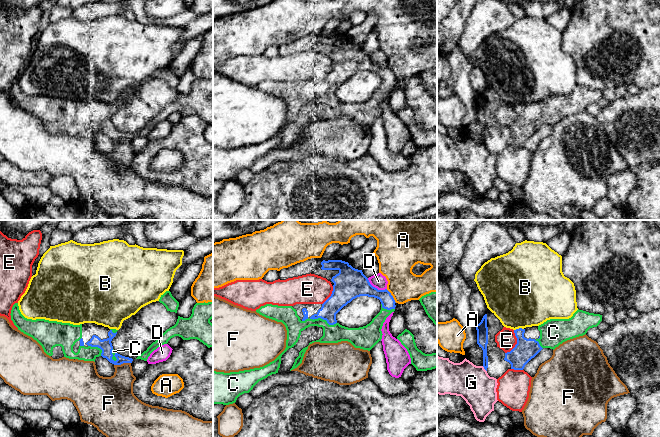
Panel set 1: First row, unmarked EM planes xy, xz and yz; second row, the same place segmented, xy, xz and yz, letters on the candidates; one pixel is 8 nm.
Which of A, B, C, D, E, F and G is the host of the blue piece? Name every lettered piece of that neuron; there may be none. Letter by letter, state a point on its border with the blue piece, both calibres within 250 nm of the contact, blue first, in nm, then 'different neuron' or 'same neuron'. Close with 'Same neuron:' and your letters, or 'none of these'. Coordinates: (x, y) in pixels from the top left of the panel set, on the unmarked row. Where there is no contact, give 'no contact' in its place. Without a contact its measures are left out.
A: xz (392, 72) | 130/240 nm | different neuron
B: yz (519, 104) | 170/480 nm | different neuron
C: xz (323, 95) | 160/150 nm | same neuron
D: xz (376, 64) | 260/120 nm | different neuron
E: yz (517, 119) | 170/160 nm | different neuron
F: xy (122, 139) | 100/280 nm | different neuron
G: yz (484, 144) | 100/280 nm | different neuron
Same neuron: C

